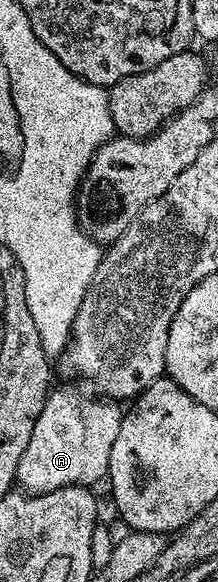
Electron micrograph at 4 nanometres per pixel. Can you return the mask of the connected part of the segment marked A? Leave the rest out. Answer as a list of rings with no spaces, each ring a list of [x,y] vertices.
[[[50,389],[17,469],[16,485],[26,495],[46,494],[68,486],[89,488],[92,482],[108,475],[111,448],[115,448],[119,437],[123,410],[116,401],[96,397],[88,398],[77,390]]]

